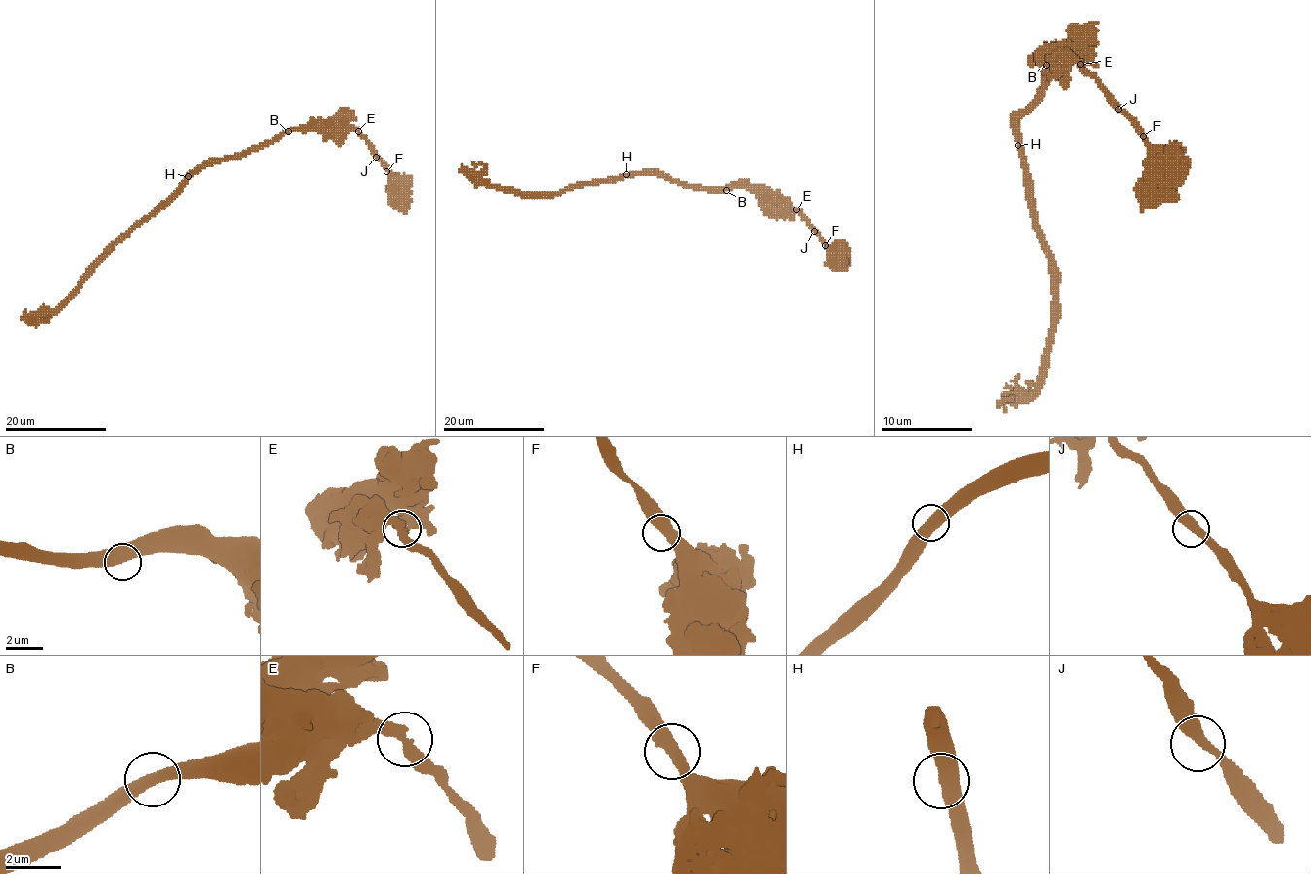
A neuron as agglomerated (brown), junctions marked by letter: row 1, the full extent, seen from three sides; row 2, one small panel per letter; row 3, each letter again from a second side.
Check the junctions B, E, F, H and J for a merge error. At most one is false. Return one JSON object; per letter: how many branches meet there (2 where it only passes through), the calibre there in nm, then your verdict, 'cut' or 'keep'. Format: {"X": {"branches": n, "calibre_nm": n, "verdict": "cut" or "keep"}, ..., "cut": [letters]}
{"B": {"branches": 2, "calibre_nm": 500, "verdict": "keep"}, "E": {"branches": 2, "calibre_nm": 440, "verdict": "keep"}, "F": {"branches": 2, "calibre_nm": 480, "verdict": "keep"}, "H": {"branches": 2, "calibre_nm": 500, "verdict": "keep"}, "J": {"branches": 2, "calibre_nm": 440, "verdict": "keep"}, "cut": []}

